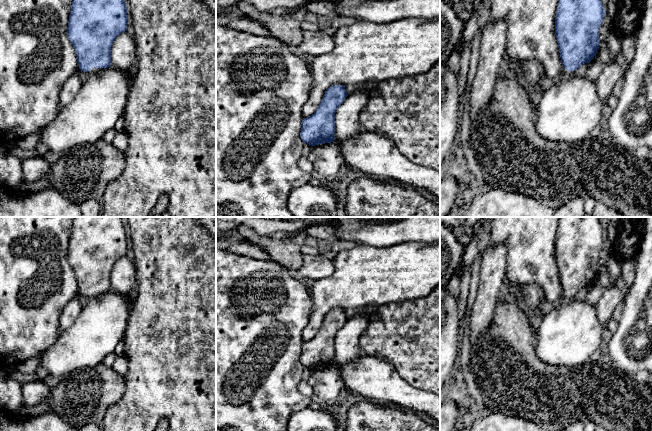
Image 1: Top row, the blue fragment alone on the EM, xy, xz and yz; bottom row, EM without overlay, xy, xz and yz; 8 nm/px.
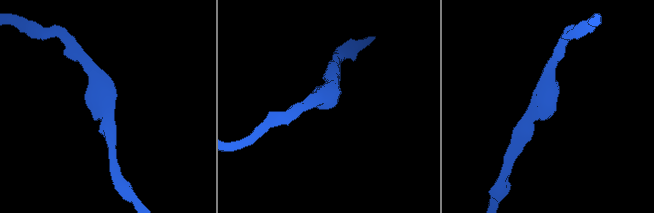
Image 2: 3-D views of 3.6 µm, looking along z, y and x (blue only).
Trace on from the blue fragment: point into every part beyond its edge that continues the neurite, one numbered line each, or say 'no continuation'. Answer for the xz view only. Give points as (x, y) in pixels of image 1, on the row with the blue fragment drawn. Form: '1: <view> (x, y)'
no continuation

